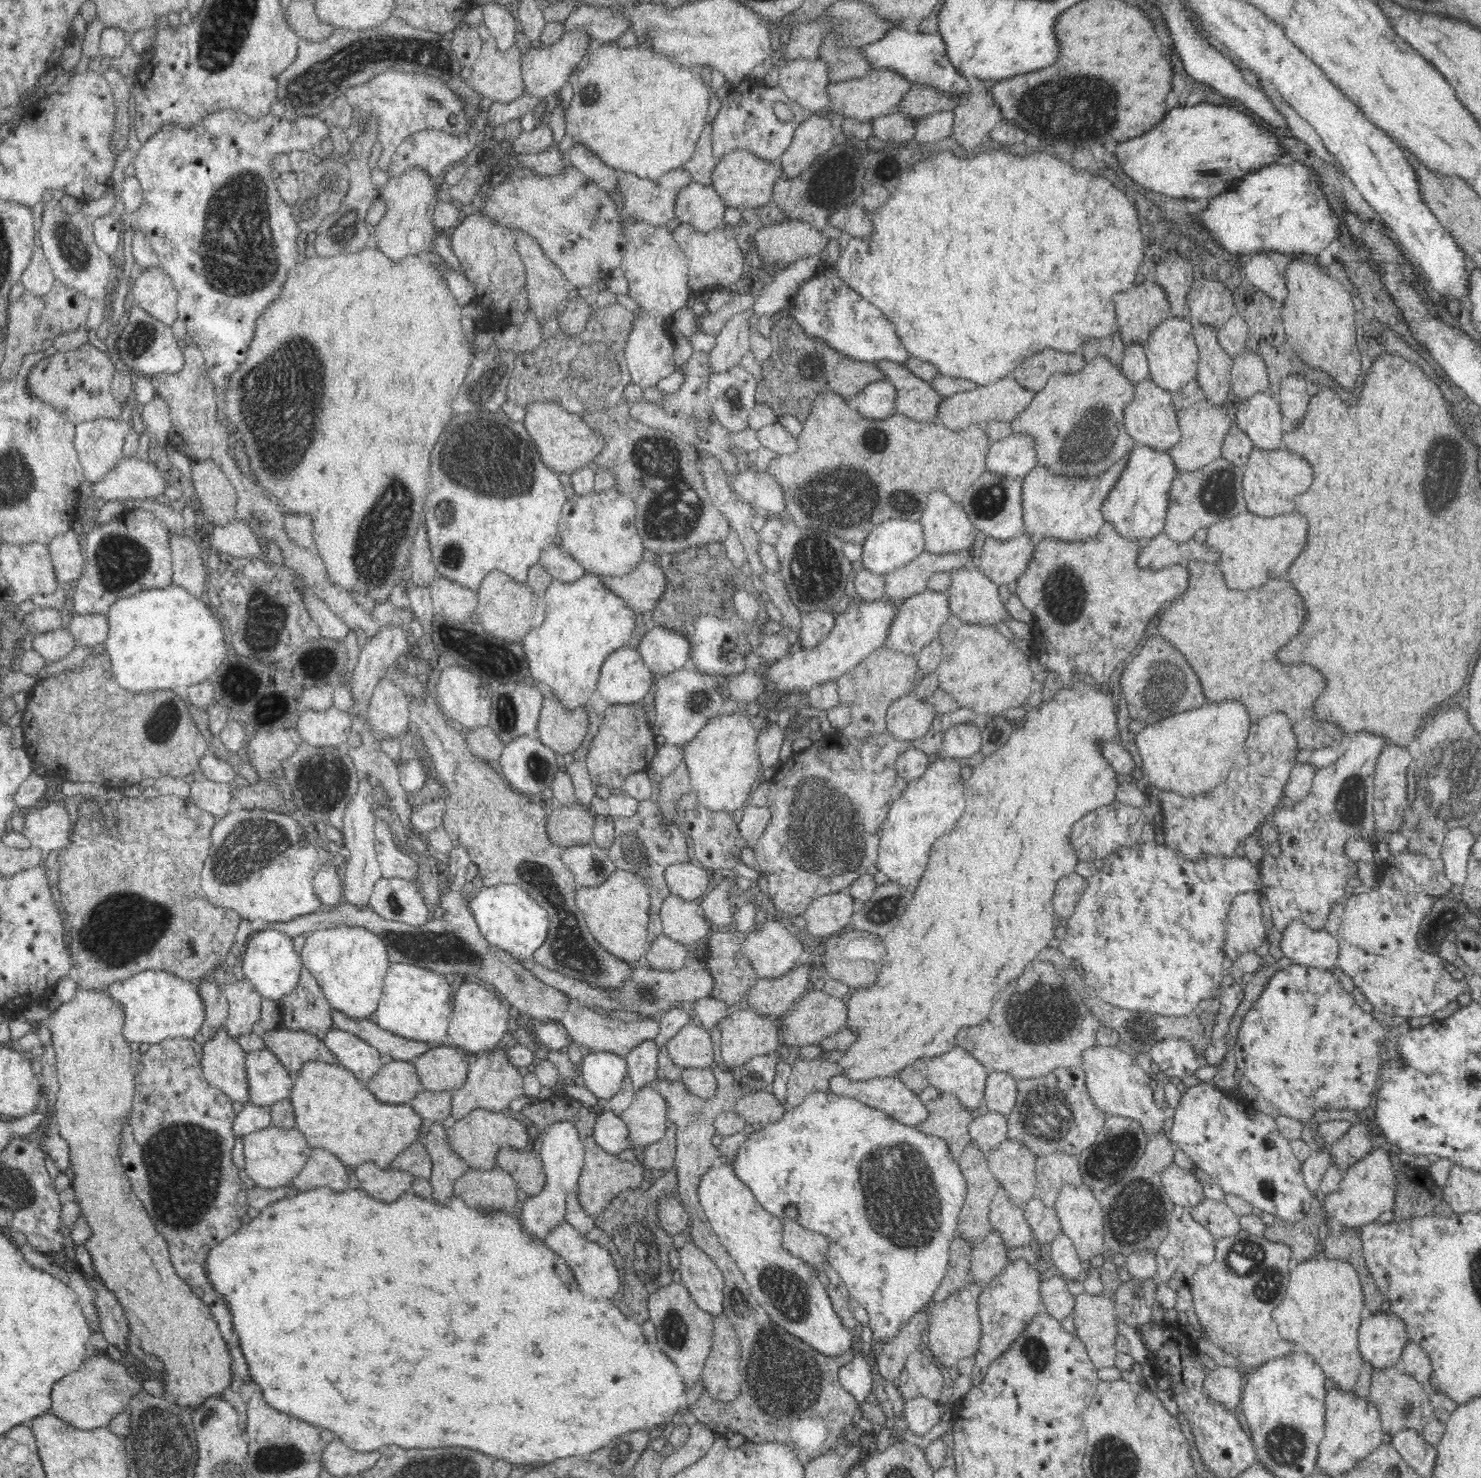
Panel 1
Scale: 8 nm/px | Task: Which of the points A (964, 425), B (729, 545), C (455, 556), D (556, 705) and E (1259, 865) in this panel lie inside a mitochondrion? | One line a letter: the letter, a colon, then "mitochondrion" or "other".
A: other
B: other
C: mitochondrion
D: other
E: other

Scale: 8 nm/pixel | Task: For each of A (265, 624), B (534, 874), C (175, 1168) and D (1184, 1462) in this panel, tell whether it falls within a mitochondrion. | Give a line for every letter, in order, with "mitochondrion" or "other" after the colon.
A: mitochondrion
B: mitochondrion
C: mitochondrion
D: other

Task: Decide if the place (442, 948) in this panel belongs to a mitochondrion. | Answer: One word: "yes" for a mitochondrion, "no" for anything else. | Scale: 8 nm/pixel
yes

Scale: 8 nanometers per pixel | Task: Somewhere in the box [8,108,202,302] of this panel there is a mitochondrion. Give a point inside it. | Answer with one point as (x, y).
(63, 235)

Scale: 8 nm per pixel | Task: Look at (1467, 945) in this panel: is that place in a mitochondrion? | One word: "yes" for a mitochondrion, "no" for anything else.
no

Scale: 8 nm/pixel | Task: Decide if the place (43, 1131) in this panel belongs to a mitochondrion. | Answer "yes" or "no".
no

